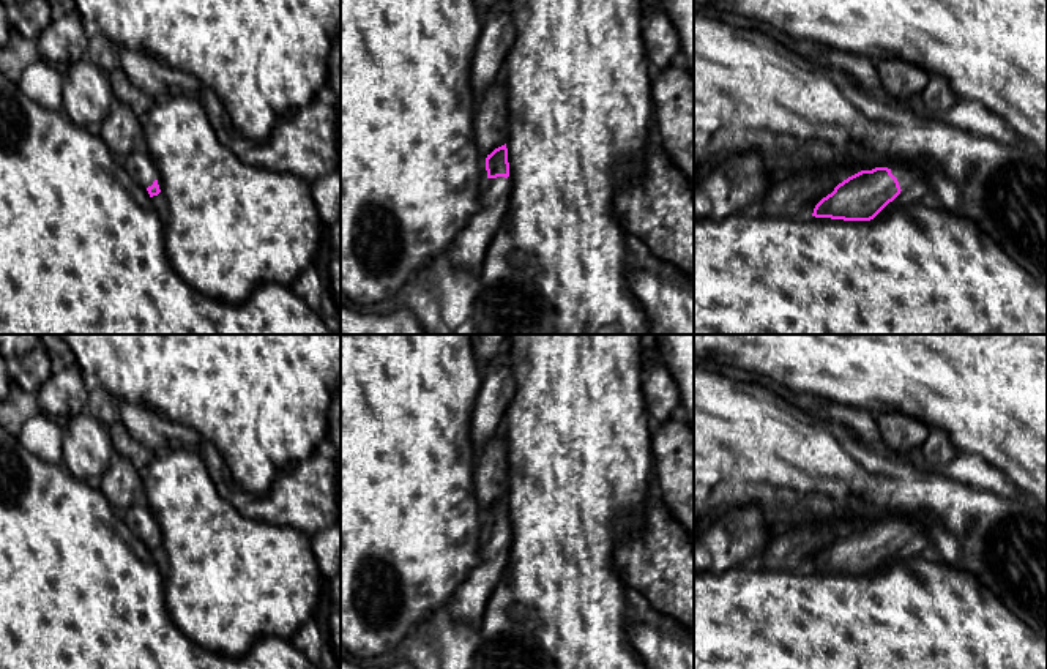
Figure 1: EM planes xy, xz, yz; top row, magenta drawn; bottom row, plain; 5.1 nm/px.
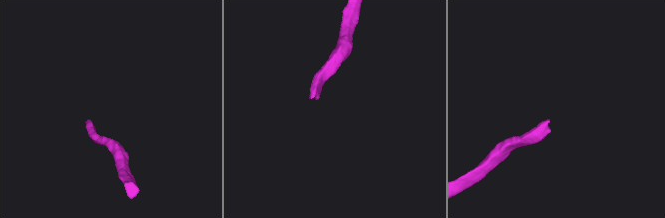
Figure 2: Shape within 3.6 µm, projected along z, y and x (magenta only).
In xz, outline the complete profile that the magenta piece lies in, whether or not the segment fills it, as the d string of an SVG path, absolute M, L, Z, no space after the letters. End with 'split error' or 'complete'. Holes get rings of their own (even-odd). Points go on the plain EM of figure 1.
M506 497L486 511L487 536L479 548L481 563L459 585L445 612L476 631L483 623L487 601L509 557L509 516Z; split error

